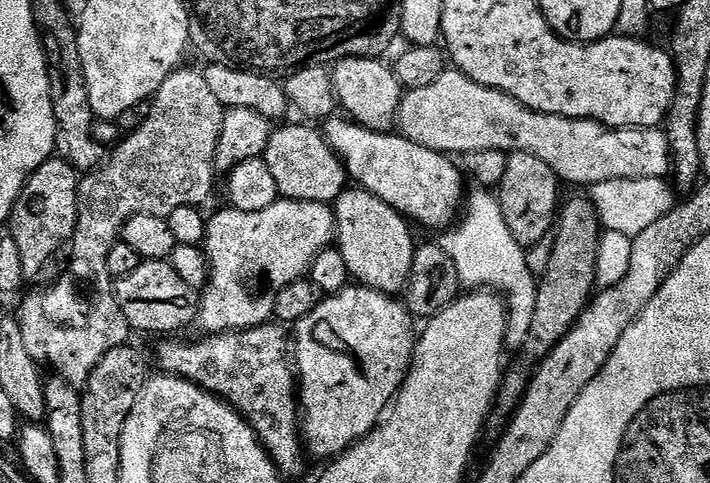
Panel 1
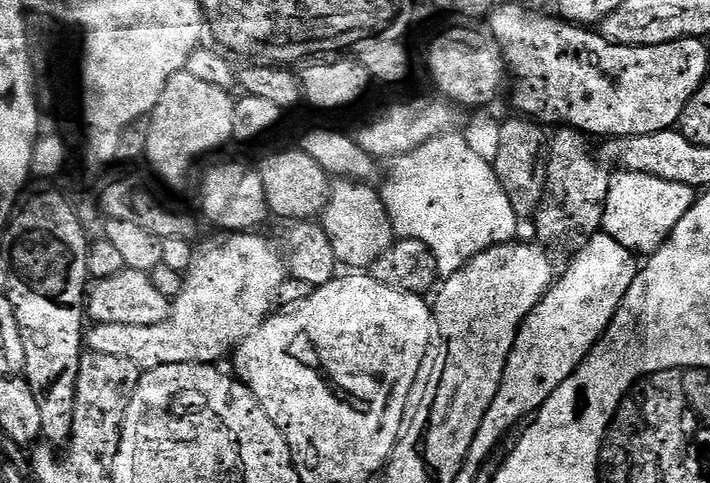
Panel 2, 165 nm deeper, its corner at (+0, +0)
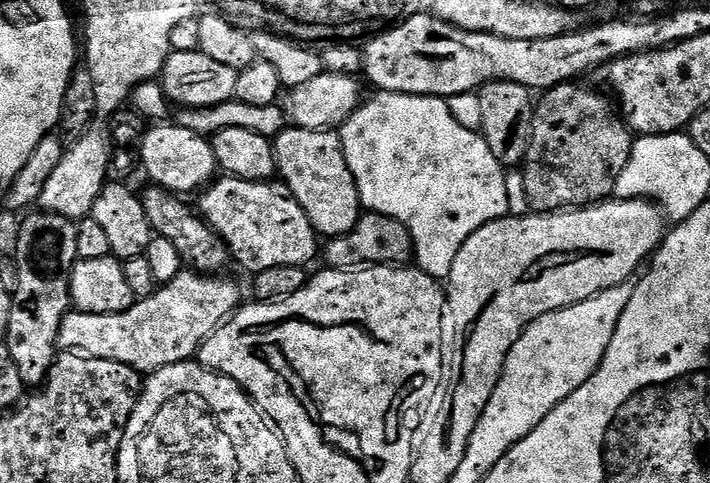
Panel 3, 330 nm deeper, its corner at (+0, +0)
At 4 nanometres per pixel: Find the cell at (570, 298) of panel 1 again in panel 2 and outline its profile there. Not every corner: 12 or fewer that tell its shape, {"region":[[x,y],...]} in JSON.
{"region":[[560,126],[546,144],[534,223],[569,254],[601,235],[609,169],[589,137]]}

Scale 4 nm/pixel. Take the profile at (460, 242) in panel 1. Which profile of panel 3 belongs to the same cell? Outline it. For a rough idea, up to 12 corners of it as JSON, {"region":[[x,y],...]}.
{"region":[[377,91],[339,129],[360,203],[447,281],[509,215],[447,99]]}

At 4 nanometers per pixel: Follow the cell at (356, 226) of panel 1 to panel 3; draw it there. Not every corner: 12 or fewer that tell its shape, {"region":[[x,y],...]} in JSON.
{"region":[[285,127],[276,171],[321,237],[362,205],[339,131]]}

